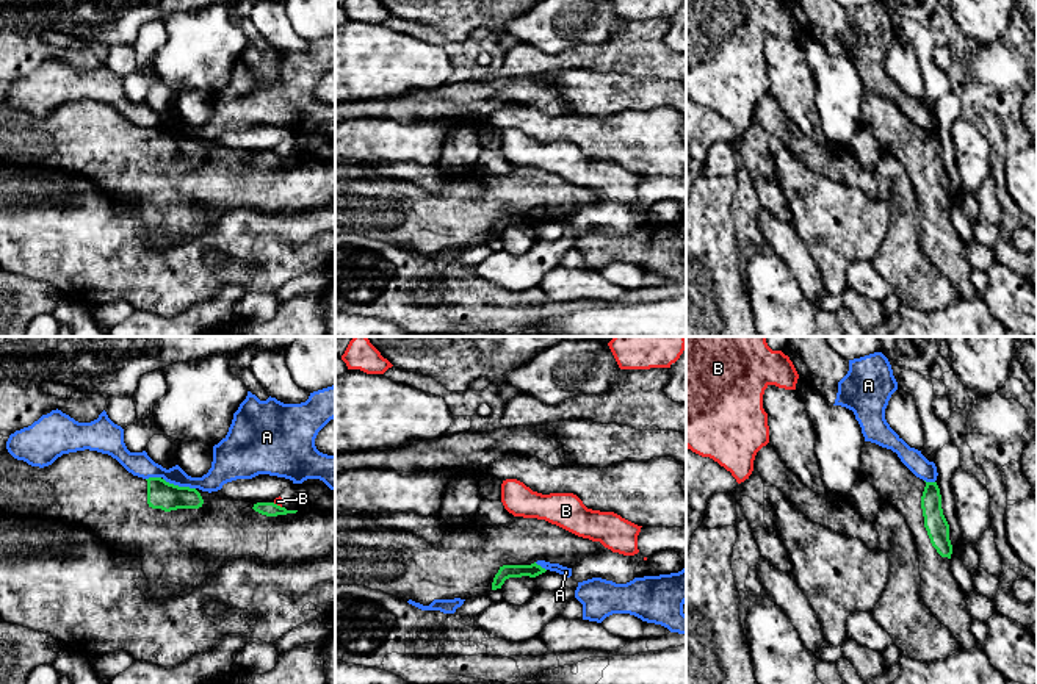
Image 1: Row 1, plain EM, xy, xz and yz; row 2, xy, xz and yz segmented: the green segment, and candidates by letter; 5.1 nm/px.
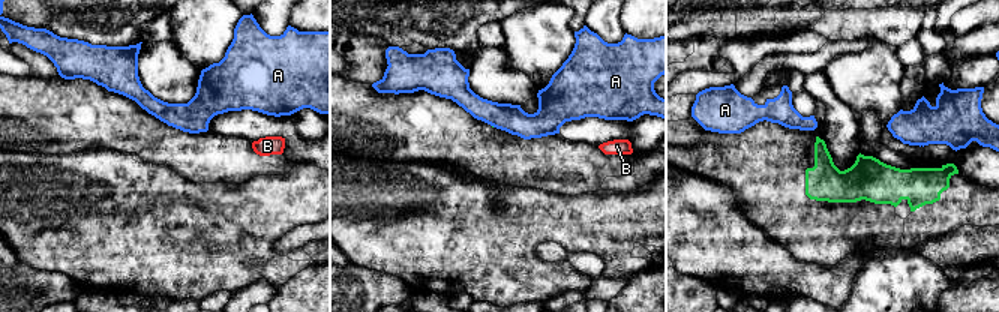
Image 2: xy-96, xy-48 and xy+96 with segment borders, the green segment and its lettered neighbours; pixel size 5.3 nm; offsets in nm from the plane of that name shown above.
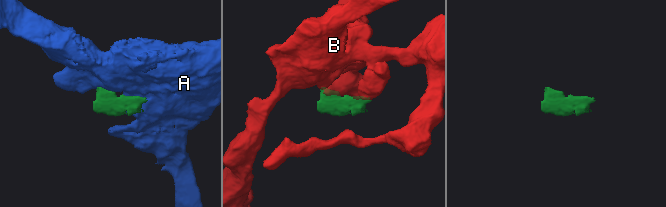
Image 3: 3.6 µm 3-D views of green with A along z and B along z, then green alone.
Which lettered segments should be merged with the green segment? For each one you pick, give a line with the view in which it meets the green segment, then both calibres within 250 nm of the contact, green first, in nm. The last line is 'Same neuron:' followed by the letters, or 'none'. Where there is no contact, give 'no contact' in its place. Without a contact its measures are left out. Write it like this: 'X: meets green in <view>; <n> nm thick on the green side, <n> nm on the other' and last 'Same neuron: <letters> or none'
Same neuron: none

